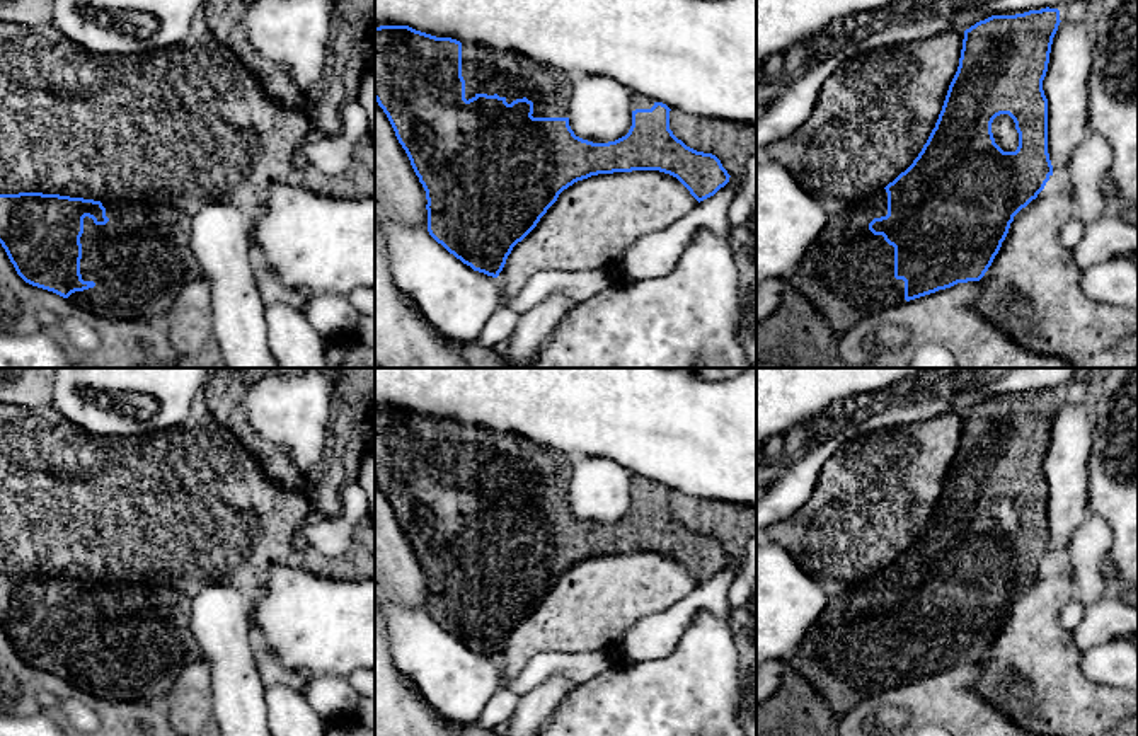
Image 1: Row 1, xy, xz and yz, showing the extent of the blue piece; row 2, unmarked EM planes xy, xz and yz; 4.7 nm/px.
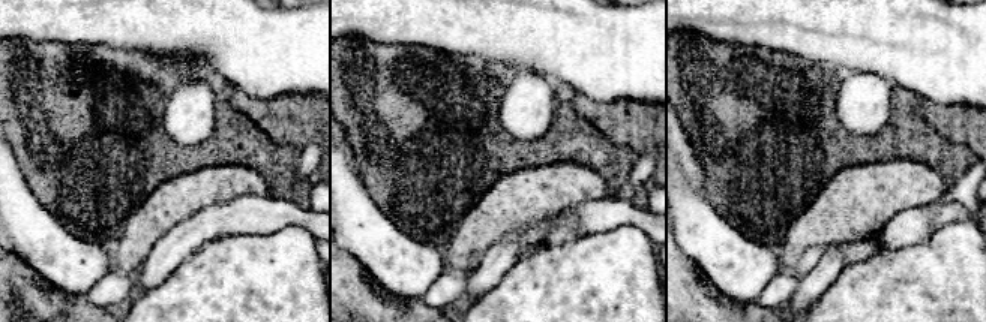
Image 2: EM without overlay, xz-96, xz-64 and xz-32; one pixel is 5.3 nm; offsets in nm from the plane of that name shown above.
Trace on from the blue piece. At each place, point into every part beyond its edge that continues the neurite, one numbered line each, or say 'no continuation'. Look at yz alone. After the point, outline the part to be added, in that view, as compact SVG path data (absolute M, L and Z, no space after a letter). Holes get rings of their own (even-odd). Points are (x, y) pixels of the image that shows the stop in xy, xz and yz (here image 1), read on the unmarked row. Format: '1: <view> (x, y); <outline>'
1: yz (849, 655); M881 571L828 598L823 613L801 642L797 654L787 661L789 673L804 676L840 721L864 699L905 685L905 663L894 659L894 629L882 617L874 617L869 605L888 596L888 574Z

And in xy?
1: xy (140, 643); M155 583L101 584L109 603L95 607L85 598L80 618L80 656L95 668L72 675L70 685L104 700L164 702L177 676L191 663L203 659L191 632L189 598L179 589Z

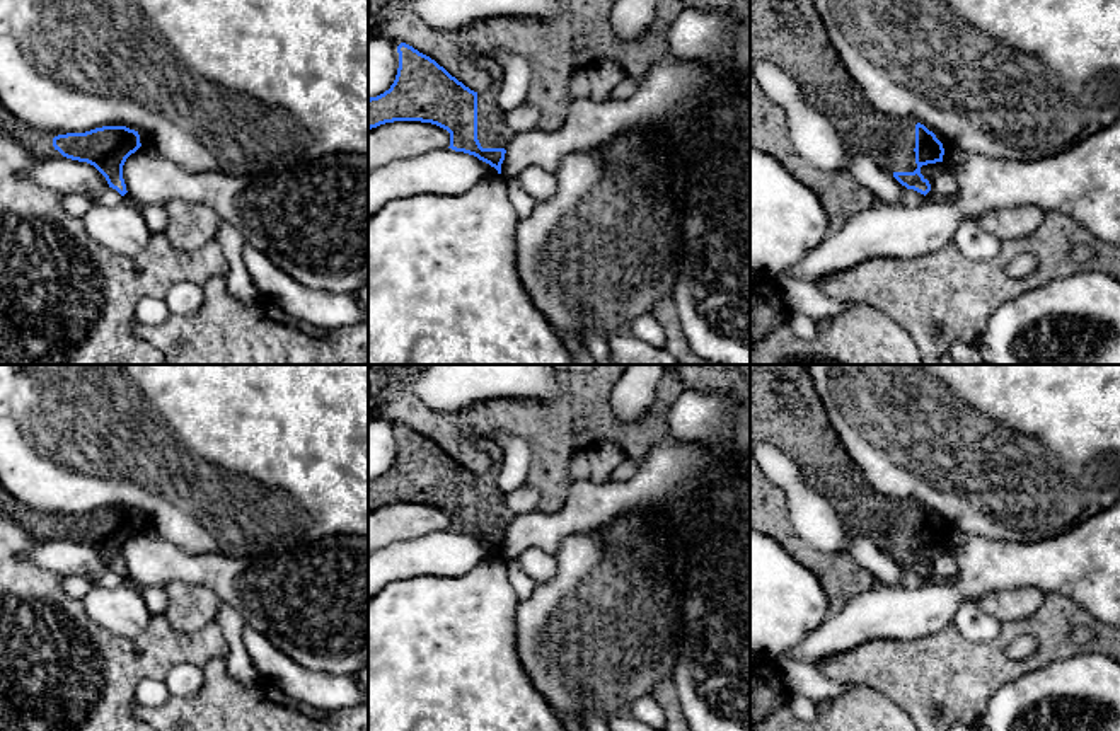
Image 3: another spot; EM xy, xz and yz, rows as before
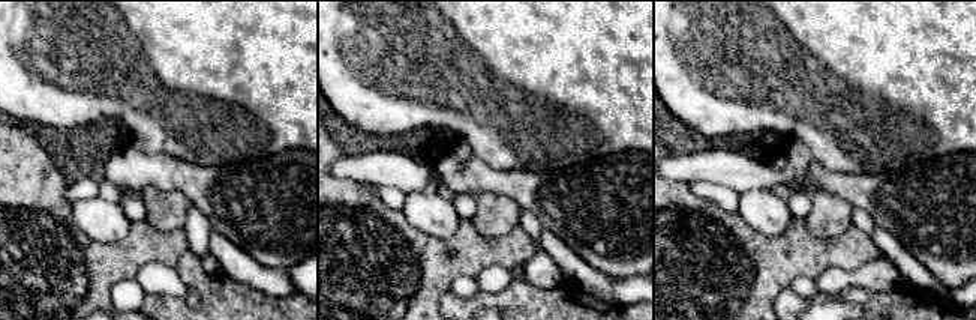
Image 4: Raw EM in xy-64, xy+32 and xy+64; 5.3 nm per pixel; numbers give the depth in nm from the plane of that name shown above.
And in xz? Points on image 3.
1: xz (493, 513); M498 465L477 475L477 521L482 530L508 530L517 515L498 486Z

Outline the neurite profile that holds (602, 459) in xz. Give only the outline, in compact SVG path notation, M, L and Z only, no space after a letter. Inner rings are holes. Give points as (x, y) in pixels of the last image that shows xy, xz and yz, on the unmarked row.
M602 441L588 448L581 458L590 469L590 481L595 484L605 484L610 481L615 467L626 458L626 453L619 445Z

